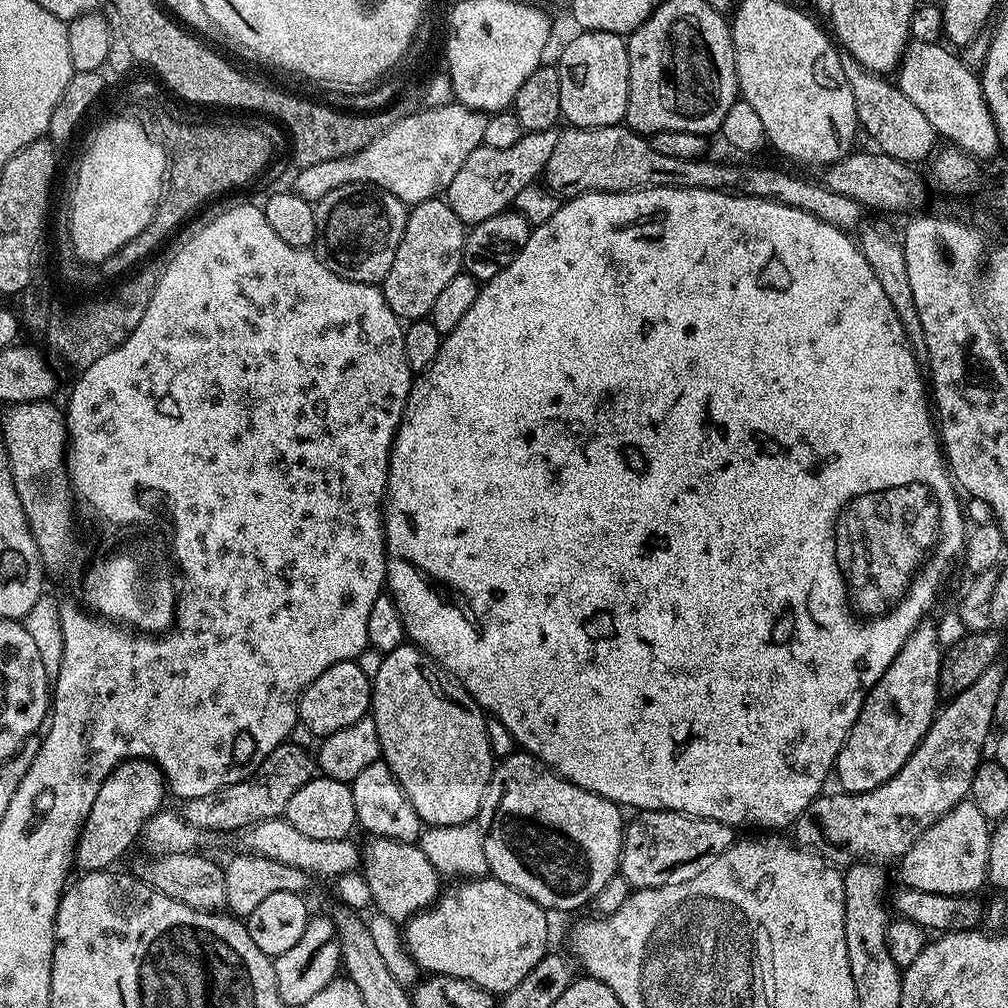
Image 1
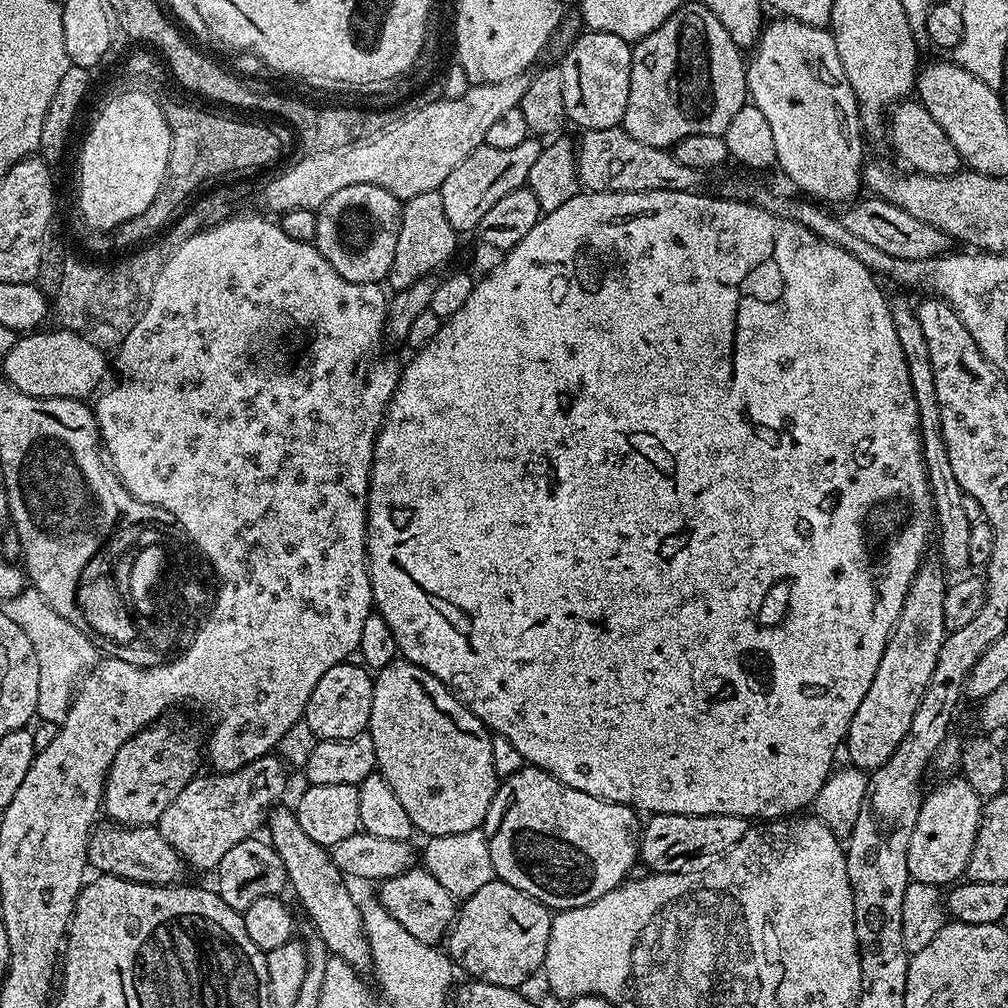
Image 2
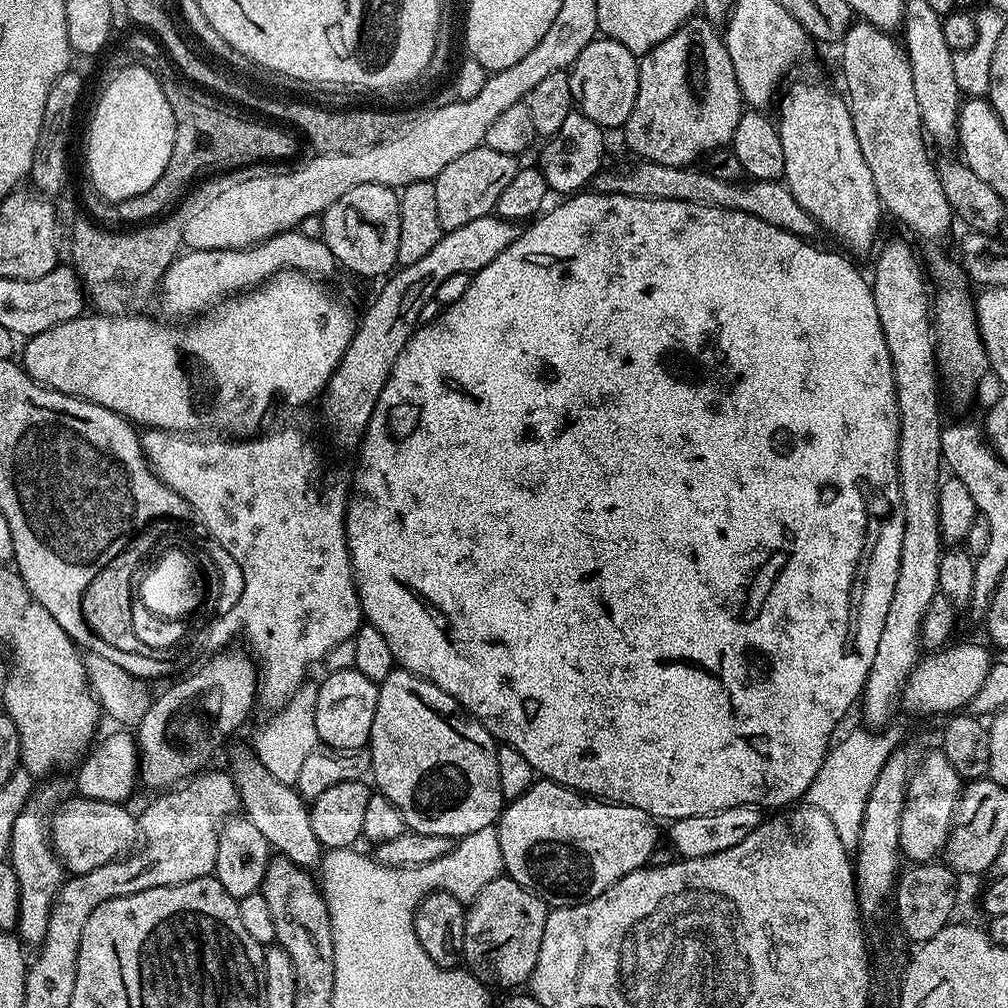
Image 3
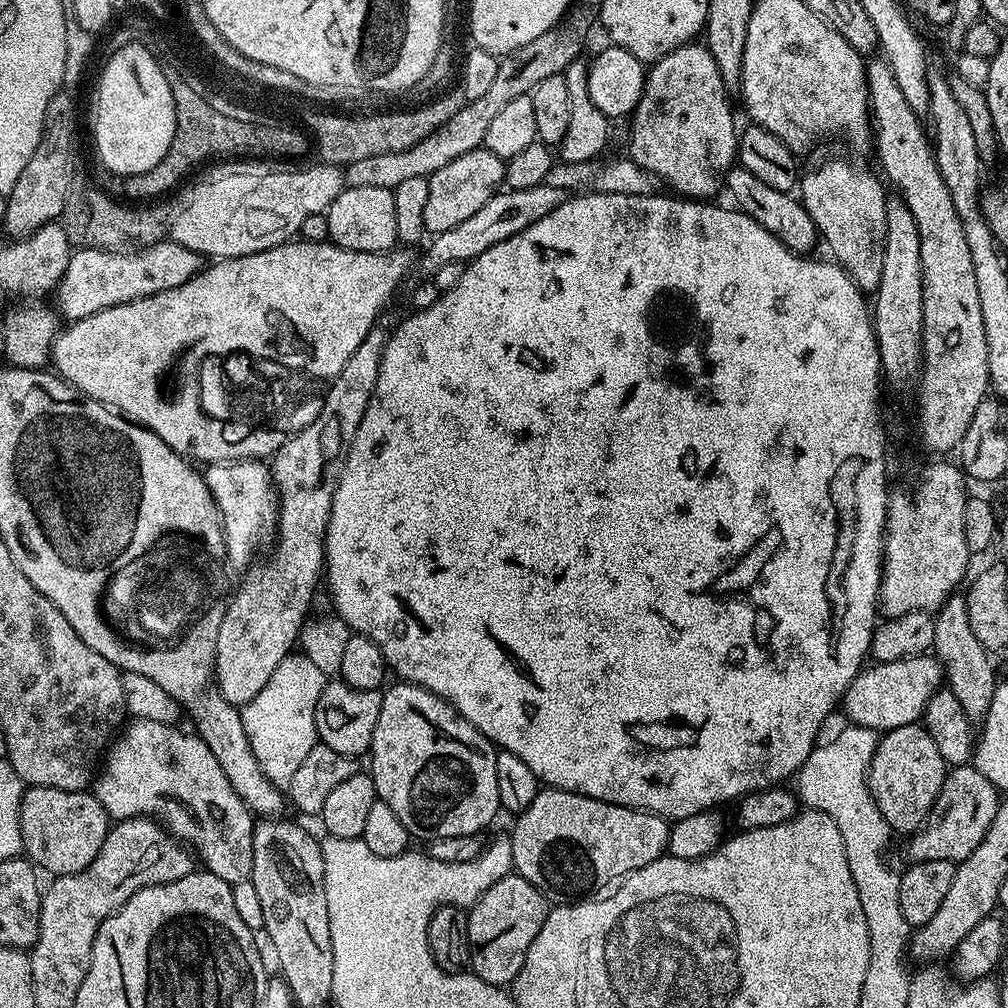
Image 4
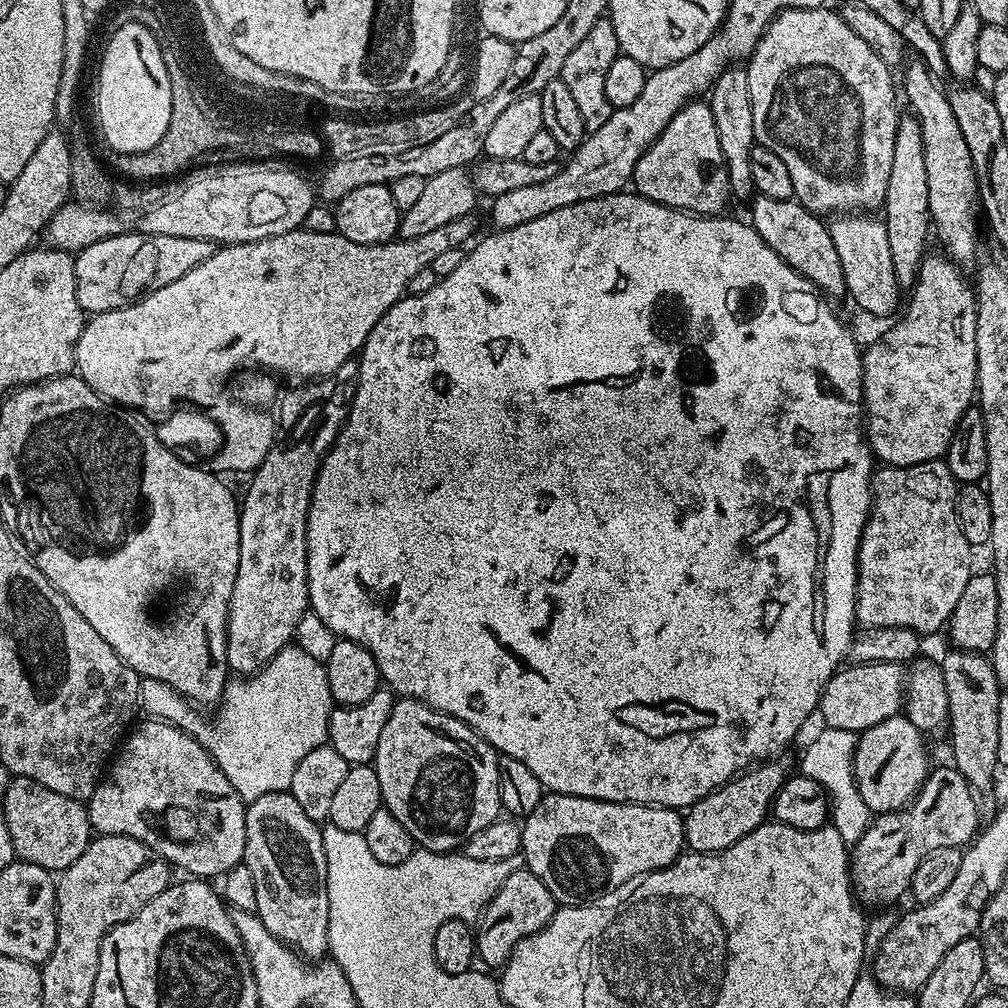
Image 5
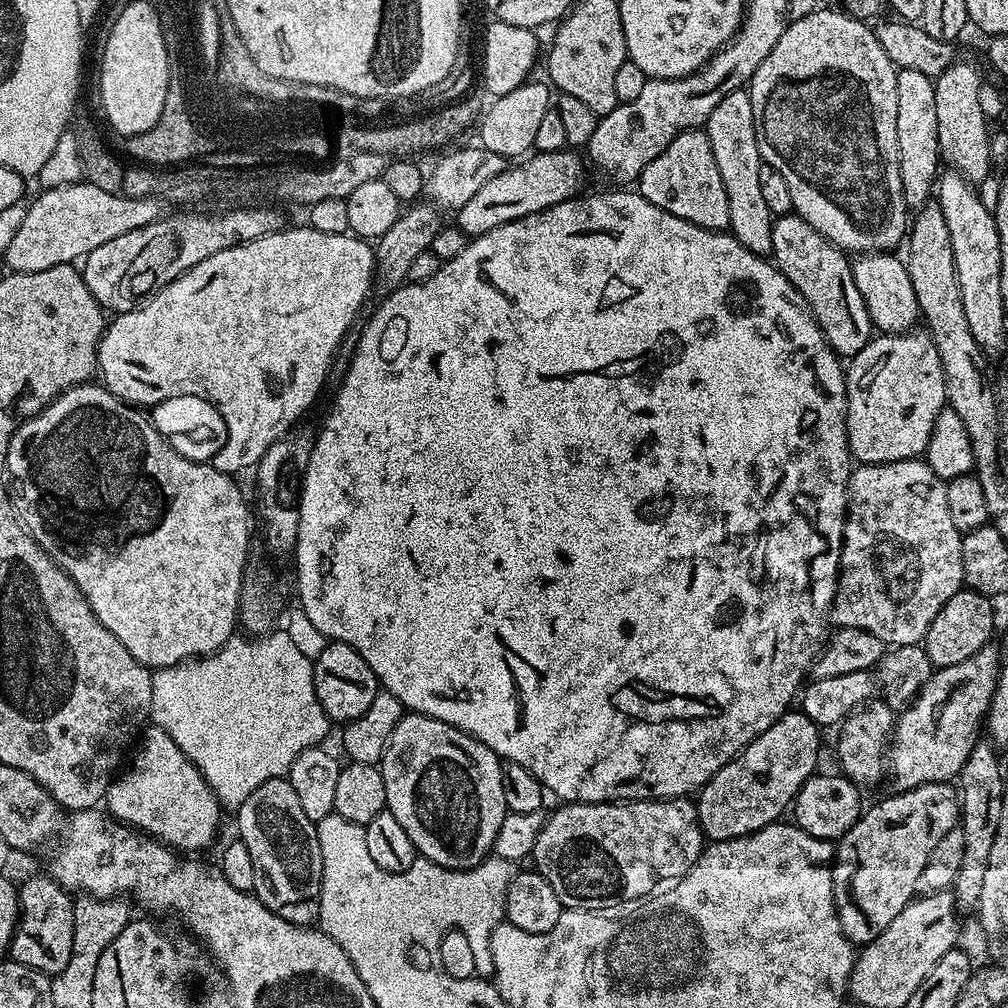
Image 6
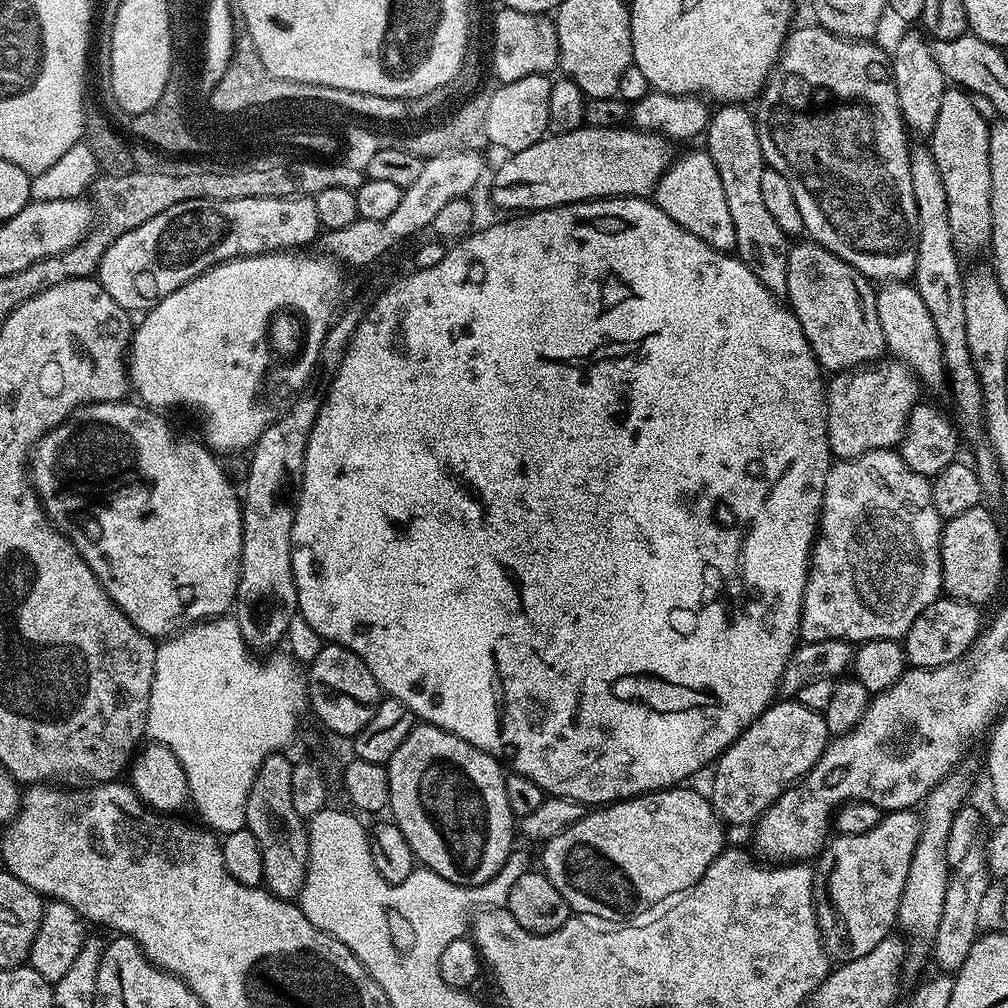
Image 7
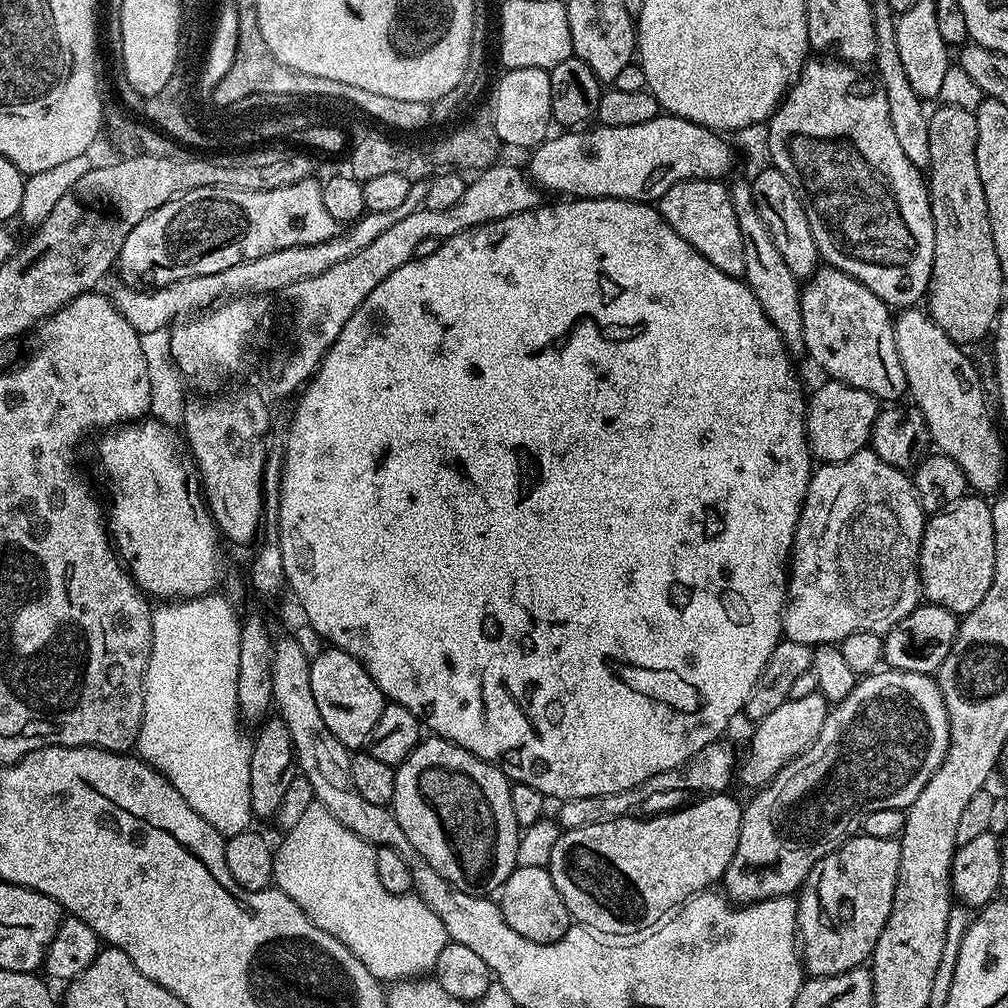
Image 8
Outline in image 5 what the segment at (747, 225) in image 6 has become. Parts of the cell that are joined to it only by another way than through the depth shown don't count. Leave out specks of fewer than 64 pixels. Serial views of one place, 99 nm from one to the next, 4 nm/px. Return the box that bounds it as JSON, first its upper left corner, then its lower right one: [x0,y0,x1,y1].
[707,67,756,201]

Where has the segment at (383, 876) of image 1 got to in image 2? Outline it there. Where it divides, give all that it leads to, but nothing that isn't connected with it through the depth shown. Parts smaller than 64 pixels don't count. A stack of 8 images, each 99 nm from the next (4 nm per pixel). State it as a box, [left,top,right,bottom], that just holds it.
[379,866,457,946]

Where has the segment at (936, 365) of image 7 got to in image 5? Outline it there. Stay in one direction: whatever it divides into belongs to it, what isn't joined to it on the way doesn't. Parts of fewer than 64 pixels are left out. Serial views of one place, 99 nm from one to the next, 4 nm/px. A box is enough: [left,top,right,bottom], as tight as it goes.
[831,214,902,316]

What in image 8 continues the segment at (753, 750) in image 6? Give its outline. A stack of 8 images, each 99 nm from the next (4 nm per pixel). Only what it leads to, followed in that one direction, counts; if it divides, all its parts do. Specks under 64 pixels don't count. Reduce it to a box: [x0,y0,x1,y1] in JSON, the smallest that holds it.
[738,690,830,788]

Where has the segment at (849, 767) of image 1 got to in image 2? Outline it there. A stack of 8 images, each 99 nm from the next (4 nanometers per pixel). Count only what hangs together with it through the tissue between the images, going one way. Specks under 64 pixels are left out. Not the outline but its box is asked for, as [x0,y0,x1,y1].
[846,559,946,770]

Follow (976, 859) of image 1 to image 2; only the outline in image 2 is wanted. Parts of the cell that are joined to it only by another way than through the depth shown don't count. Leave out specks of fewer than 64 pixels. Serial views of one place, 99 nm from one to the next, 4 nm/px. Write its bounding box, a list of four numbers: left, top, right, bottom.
[908,778,982,886]

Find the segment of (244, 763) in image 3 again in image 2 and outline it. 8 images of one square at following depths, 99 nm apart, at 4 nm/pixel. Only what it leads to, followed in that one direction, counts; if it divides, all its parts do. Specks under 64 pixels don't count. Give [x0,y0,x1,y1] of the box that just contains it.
[266,806,372,974]

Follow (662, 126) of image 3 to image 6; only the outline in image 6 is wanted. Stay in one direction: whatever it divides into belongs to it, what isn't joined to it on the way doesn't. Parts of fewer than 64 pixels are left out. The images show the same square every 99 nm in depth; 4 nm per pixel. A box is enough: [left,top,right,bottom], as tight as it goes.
[638,131,730,232]

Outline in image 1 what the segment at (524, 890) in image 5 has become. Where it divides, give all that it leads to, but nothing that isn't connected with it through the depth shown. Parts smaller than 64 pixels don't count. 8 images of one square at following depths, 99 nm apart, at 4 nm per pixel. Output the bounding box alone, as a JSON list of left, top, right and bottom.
[402,878,549,994]

